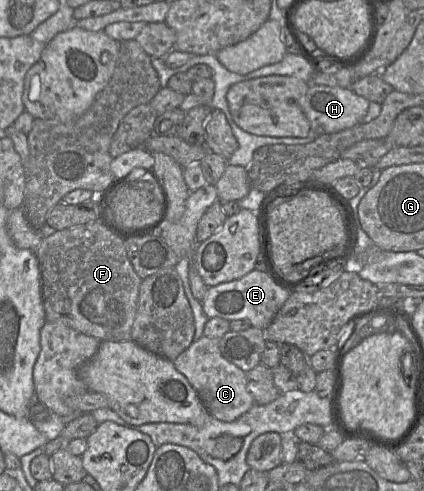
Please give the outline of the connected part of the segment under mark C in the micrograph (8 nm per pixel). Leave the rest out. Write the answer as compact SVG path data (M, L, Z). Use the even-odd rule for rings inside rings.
M205 335L194 340L173 360L173 364L186 377L209 415L223 422L232 422L246 413L255 401L248 390L246 373L223 357L219 340Z

